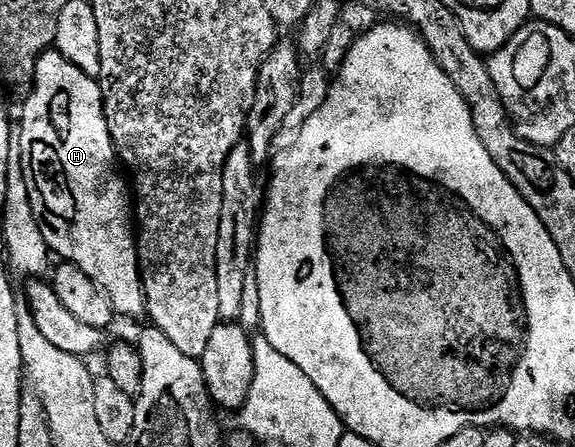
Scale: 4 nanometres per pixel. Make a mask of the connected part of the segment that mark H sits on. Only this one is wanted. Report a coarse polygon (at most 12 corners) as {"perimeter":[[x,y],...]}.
{"perimeter":[[37,61],[17,146],[48,252],[147,315],[103,94]]}

